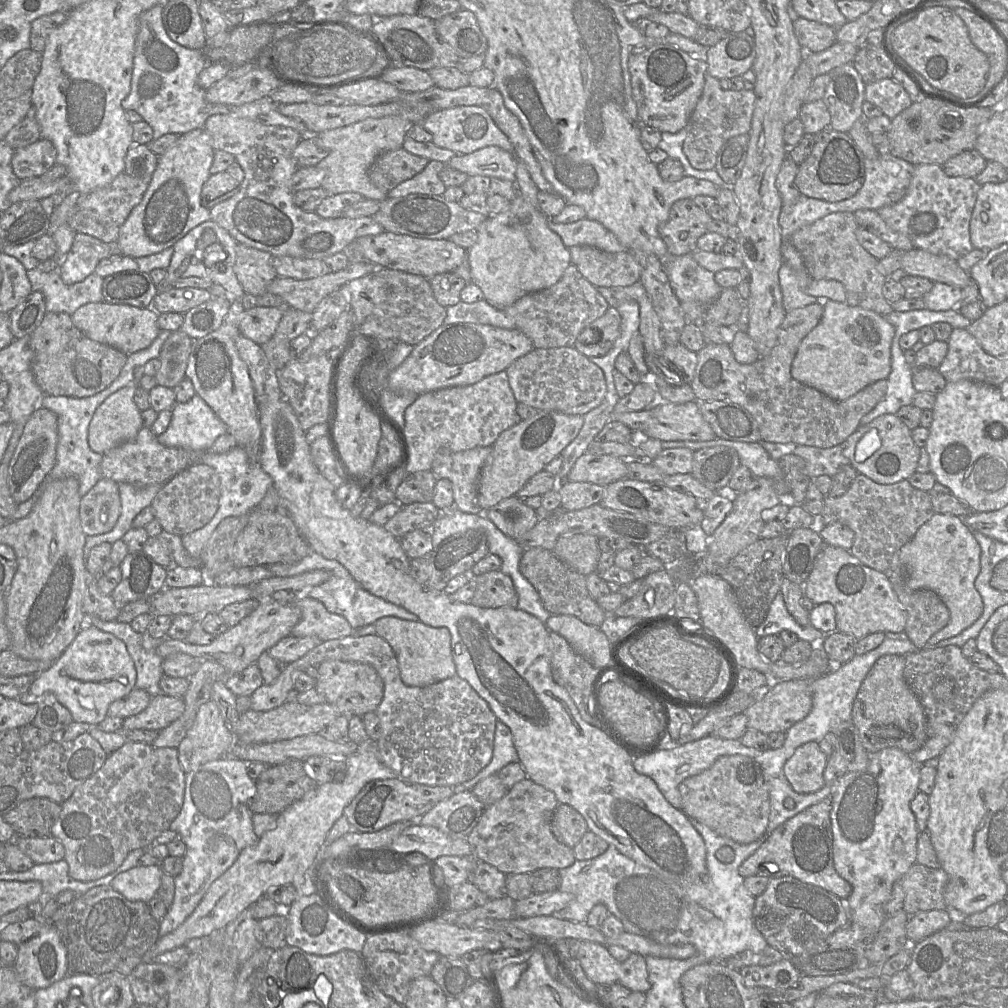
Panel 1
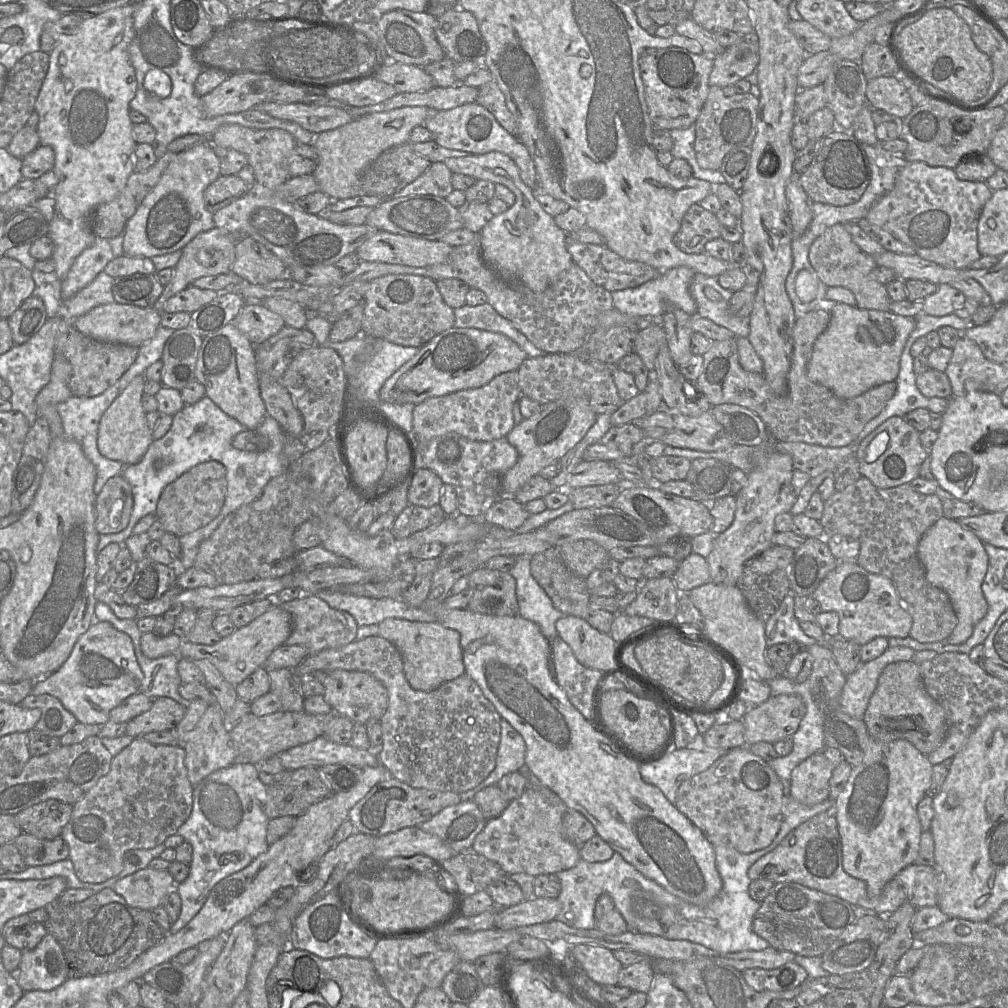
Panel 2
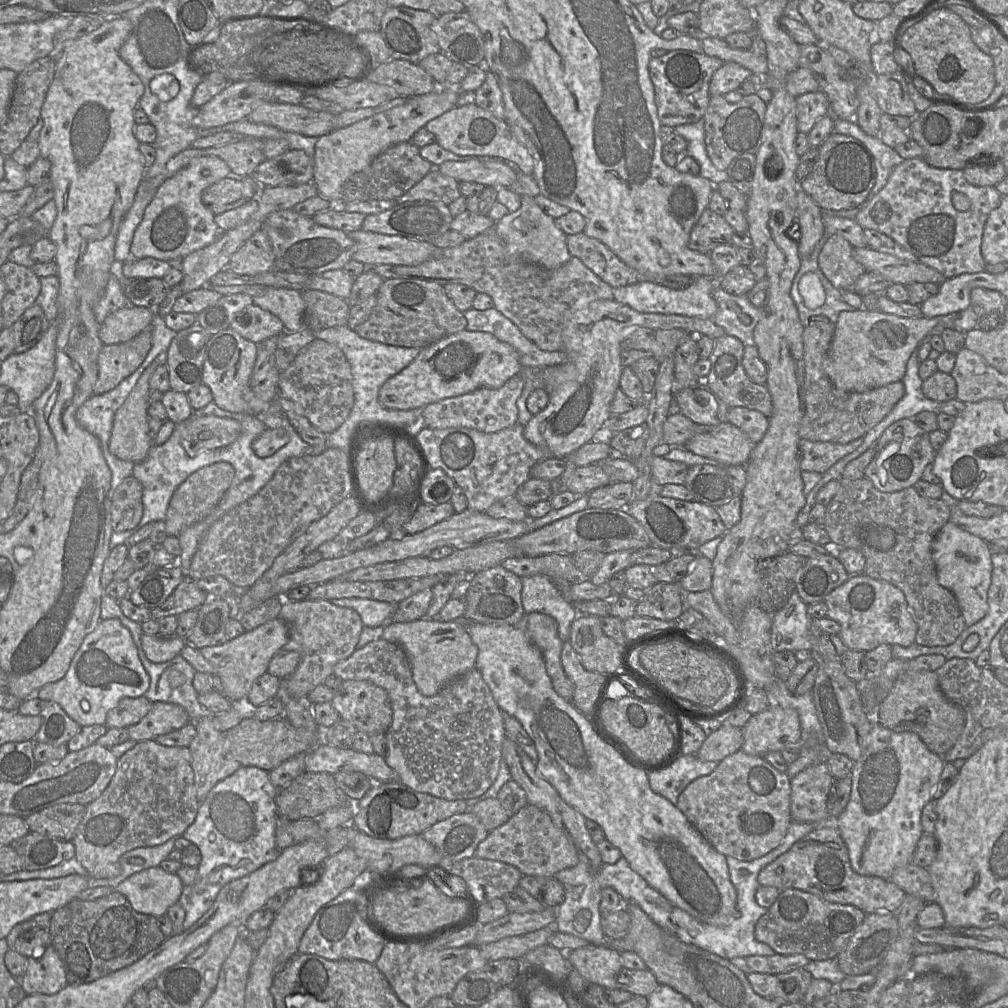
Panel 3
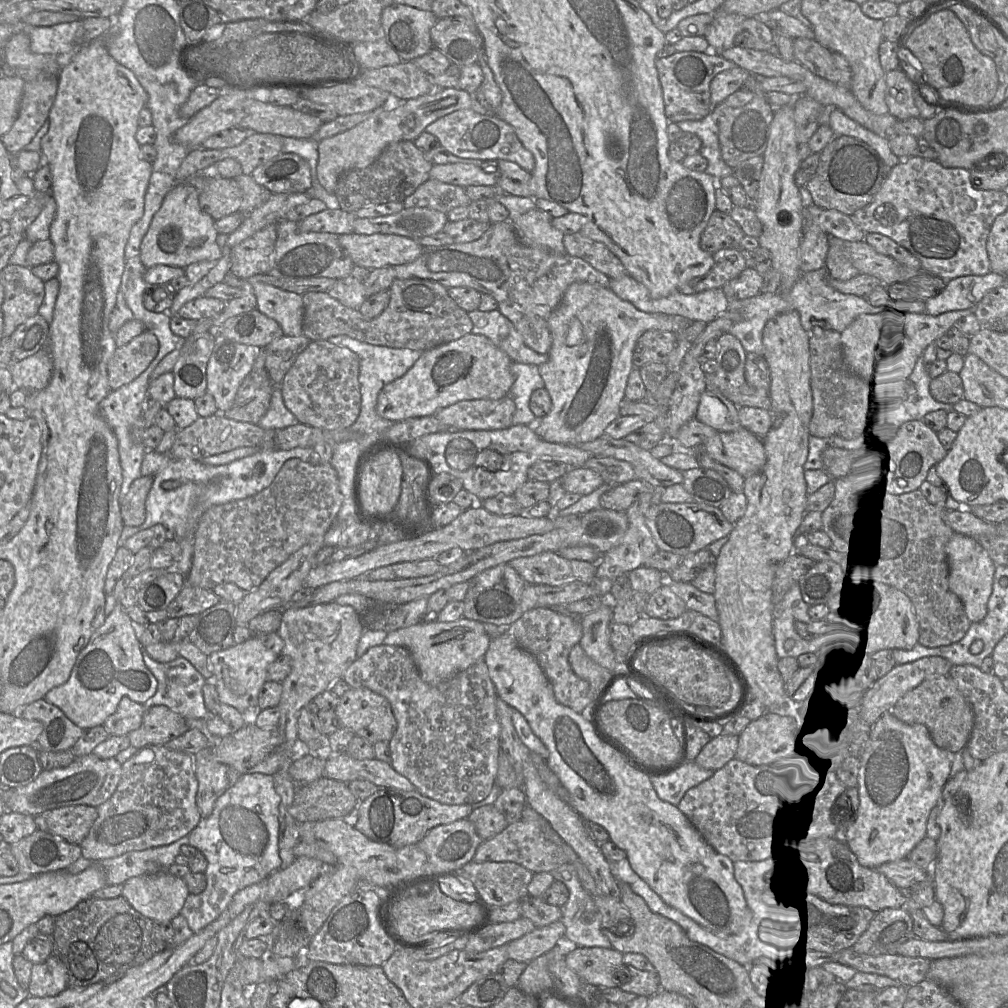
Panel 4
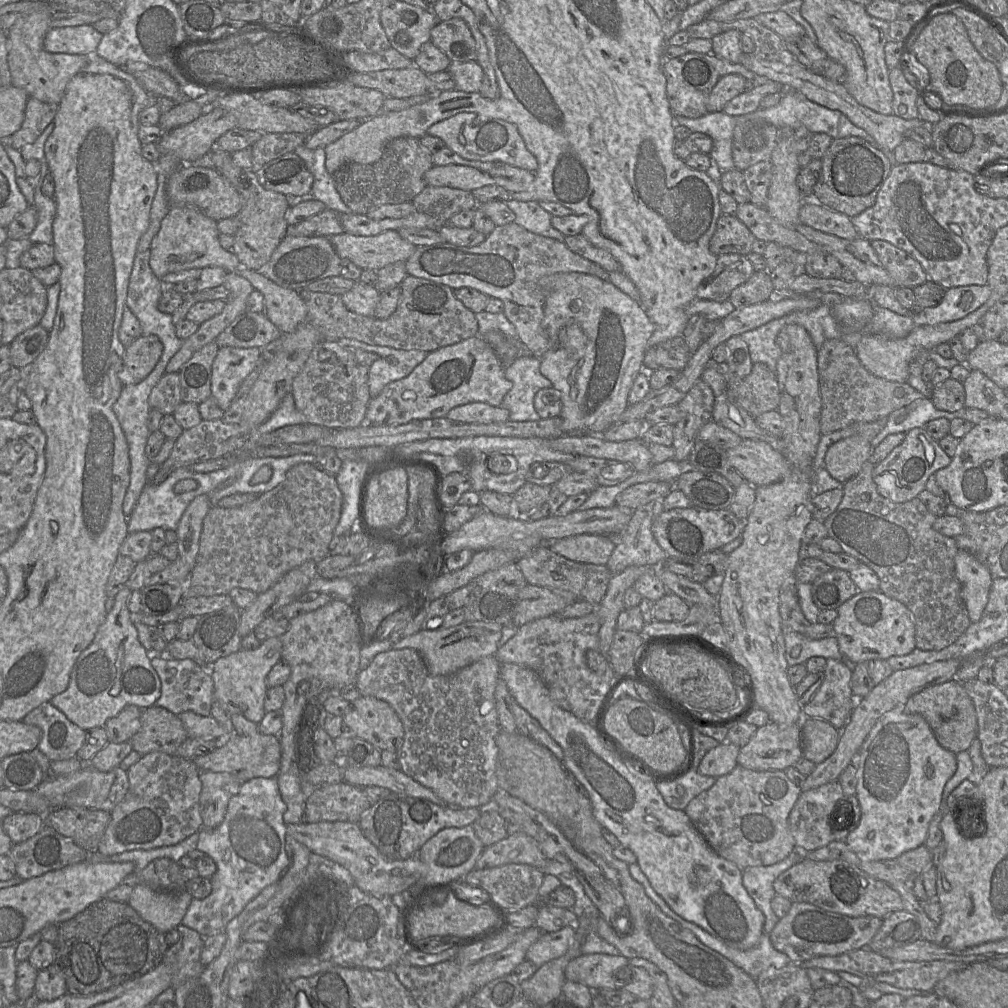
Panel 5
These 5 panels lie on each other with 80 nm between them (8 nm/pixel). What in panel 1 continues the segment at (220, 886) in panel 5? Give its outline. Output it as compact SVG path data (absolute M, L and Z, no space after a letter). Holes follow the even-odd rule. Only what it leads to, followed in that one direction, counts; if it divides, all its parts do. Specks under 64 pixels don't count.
M234 757L210 761L186 773L182 809L169 828L185 843L186 852L182 858L182 871L174 878L173 902L159 922L160 937L176 930L192 914L210 885L236 861L243 849L257 844L259 837L254 833L252 822L254 813L248 807L256 791L256 782L247 774L247 763Z

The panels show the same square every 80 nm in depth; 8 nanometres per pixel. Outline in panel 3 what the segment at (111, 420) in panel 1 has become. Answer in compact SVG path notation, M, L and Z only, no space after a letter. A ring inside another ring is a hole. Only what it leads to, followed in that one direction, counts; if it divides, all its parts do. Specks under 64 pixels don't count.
M162 352L152 364L143 372L136 385L130 392L129 396L116 411L111 430L110 439L108 442L108 450L111 454L121 460L131 461L135 464L140 463L145 459L153 440L148 435L148 414L149 406L148 393L150 390L149 381L155 370L160 365L166 365L167 353Z

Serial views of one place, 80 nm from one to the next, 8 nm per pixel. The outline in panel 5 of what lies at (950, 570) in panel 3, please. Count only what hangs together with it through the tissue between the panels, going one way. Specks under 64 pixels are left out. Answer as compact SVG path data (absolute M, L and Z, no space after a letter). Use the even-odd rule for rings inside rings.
M964 549L958 550L954 564L970 620L977 622L986 610L994 578L985 564Z

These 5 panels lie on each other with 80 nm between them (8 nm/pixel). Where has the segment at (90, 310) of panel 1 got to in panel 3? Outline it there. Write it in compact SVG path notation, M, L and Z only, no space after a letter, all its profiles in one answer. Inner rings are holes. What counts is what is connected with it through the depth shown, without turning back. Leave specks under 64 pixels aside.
M127 306L109 314L100 324L99 338L104 345L125 343L149 329L154 309Z

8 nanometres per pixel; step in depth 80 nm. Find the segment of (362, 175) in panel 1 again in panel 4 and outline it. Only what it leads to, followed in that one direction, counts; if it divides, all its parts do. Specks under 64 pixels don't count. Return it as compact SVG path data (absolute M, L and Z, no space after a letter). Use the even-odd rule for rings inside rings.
M458 87L435 88L433 92L423 96L400 103L393 100L384 106L385 109L380 113L354 128L318 142L316 174L319 183L327 192L335 192L338 179L344 172L370 166L389 144L403 140L414 141L429 124L441 117L461 109L489 114L476 97Z

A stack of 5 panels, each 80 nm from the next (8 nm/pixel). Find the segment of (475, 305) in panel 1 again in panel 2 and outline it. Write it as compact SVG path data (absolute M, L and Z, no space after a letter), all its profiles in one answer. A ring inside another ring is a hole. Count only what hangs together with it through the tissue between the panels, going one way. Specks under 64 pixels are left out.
M488 302L482 305L454 309L455 327L476 328L479 330L501 333L523 349L530 358L544 356L547 353L538 349L512 321L501 316Z

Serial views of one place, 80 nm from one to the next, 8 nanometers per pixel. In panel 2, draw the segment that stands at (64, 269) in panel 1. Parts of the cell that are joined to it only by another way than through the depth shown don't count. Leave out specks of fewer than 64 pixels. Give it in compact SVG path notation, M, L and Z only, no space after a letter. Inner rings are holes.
M97 238L74 260L62 281L62 297L69 299L89 285L113 258L115 257L109 240Z

